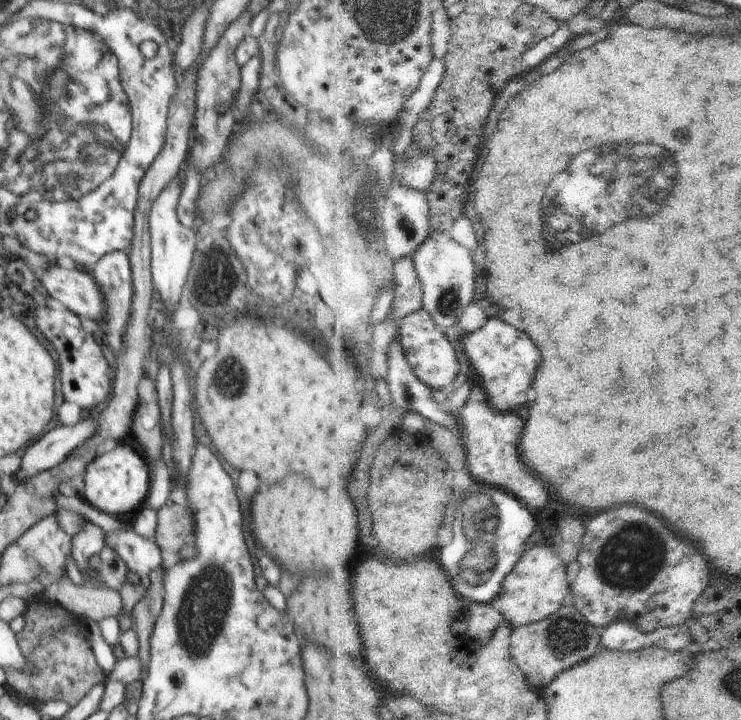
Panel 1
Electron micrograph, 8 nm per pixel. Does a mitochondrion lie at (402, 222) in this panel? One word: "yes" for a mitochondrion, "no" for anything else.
yes

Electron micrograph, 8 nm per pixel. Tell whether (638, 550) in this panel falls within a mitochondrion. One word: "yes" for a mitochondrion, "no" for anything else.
yes

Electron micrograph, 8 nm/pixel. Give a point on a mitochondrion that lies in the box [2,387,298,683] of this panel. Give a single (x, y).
(205, 604)

